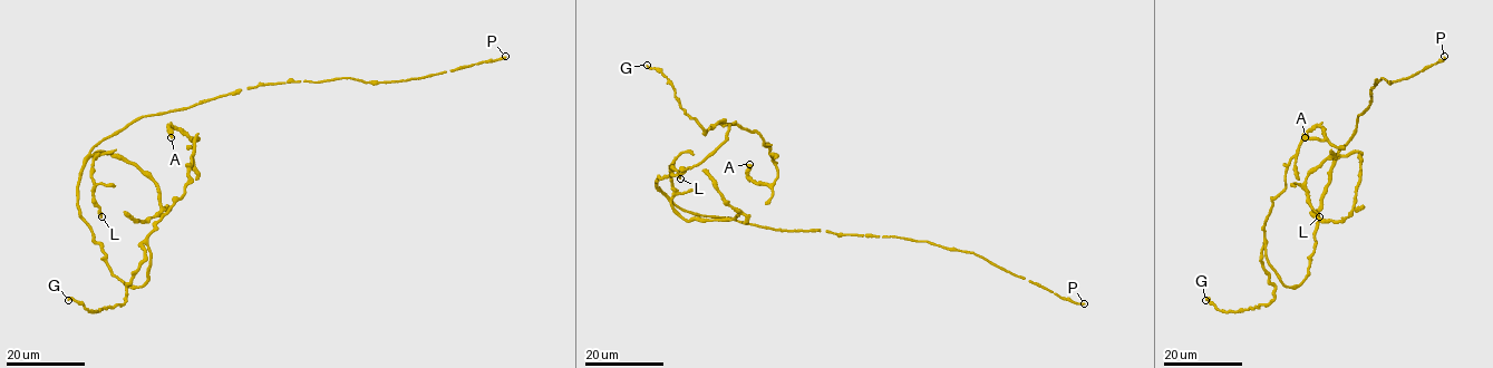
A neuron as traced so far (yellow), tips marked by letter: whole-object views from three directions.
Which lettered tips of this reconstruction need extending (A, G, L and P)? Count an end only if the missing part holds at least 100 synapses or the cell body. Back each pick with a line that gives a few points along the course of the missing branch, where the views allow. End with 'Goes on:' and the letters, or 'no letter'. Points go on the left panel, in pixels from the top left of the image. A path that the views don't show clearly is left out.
Goes on: P

